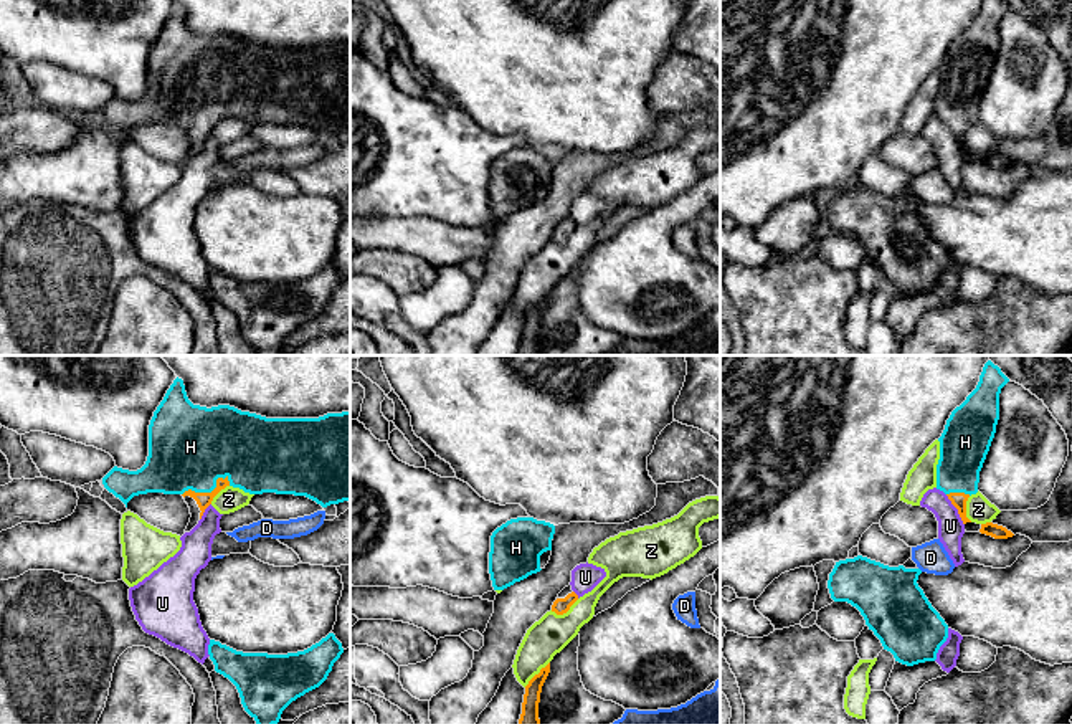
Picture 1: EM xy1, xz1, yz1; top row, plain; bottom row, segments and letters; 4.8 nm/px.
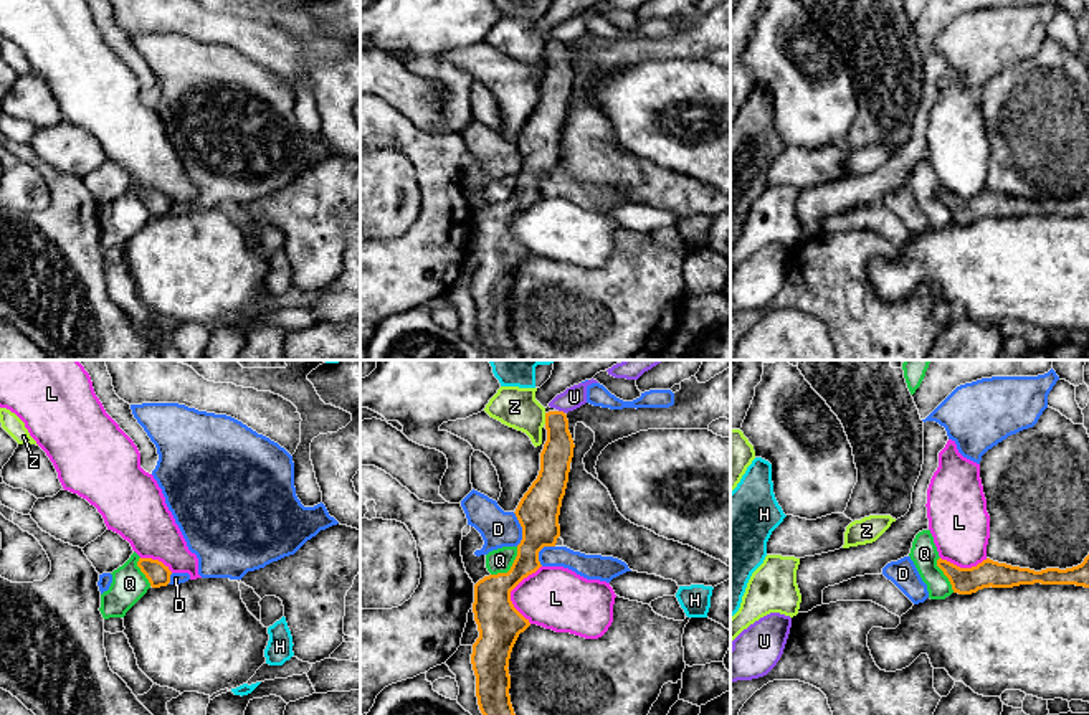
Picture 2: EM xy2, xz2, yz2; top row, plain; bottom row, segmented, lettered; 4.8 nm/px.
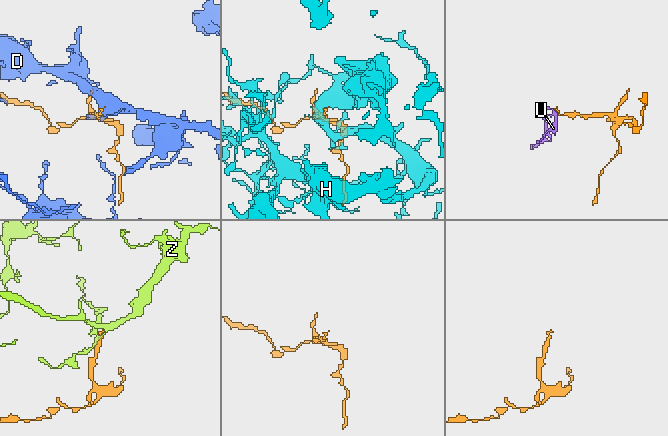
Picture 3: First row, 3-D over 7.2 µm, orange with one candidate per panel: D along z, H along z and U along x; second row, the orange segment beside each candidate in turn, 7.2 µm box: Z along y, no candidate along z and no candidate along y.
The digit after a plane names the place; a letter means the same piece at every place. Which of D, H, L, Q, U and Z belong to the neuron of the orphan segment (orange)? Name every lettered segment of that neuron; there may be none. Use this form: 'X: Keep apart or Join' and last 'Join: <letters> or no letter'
D: Keep apart
H: Join
L: Keep apart
Q: Keep apart
U: Keep apart
Z: Keep apart
Join: H

